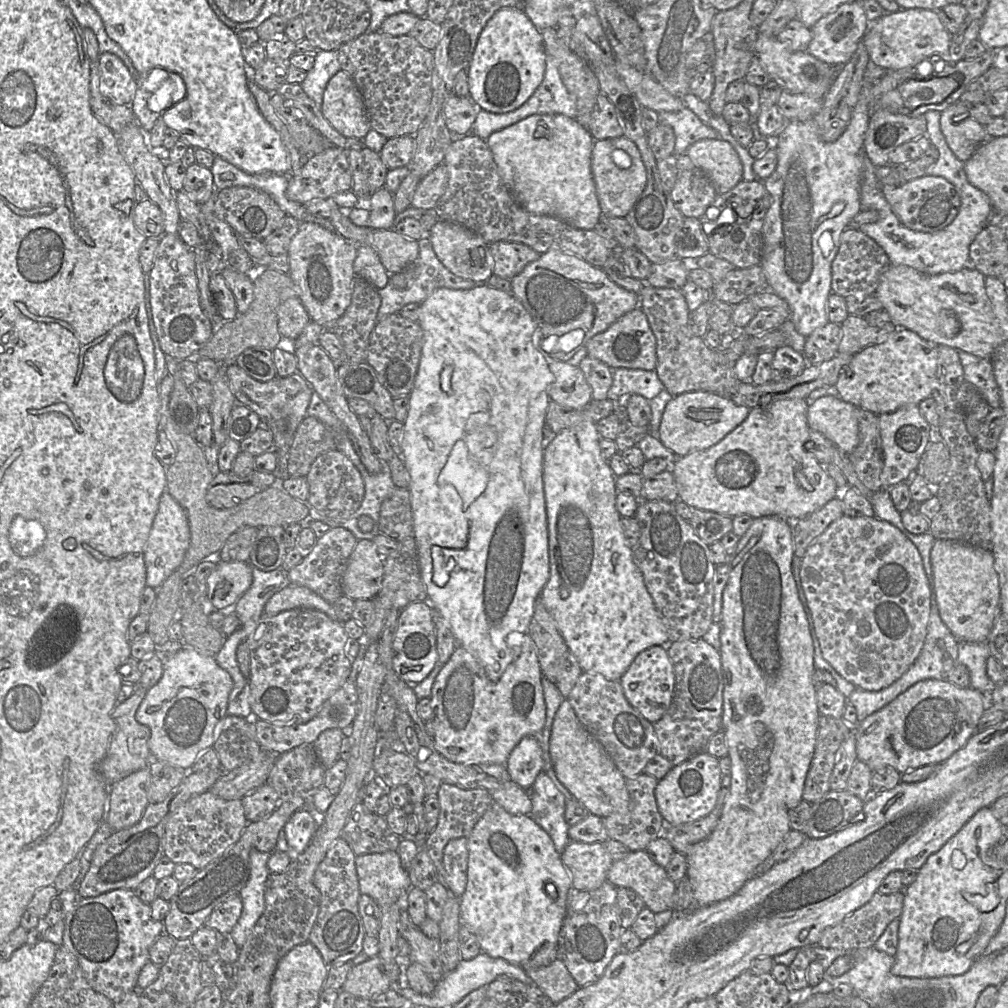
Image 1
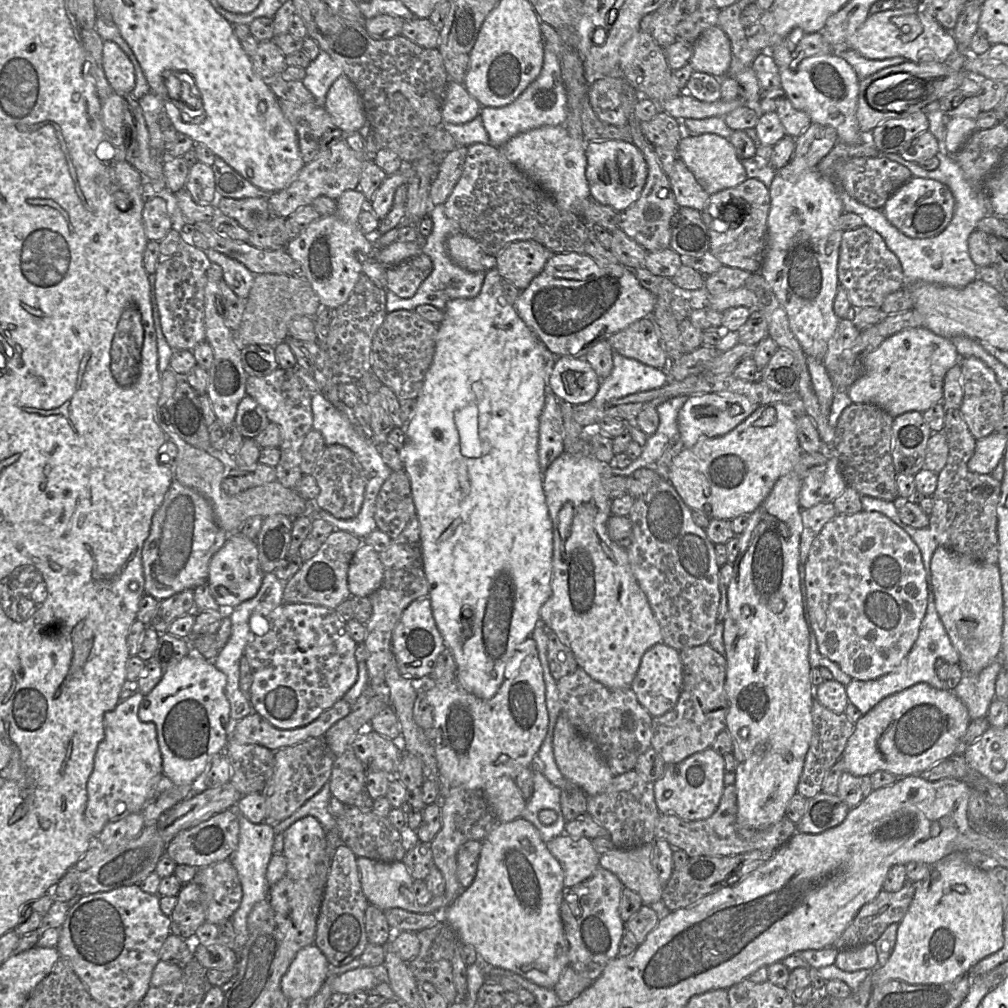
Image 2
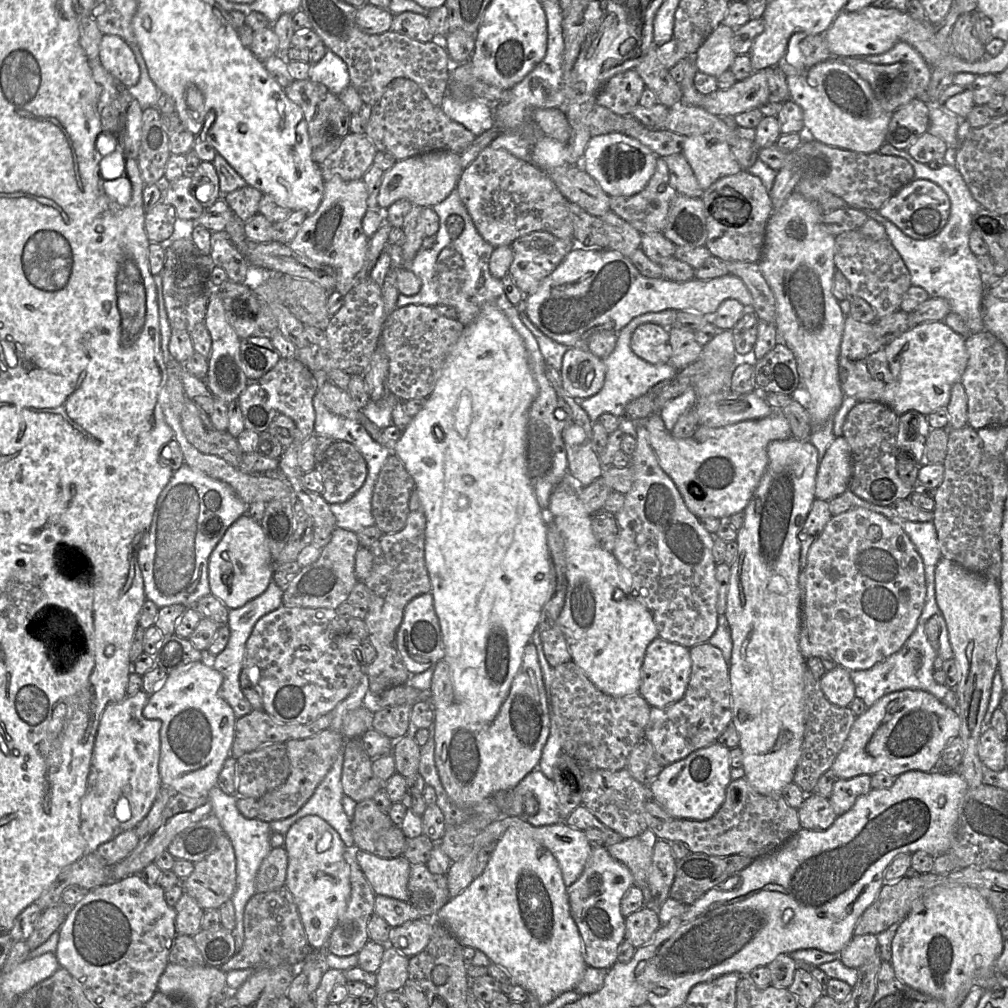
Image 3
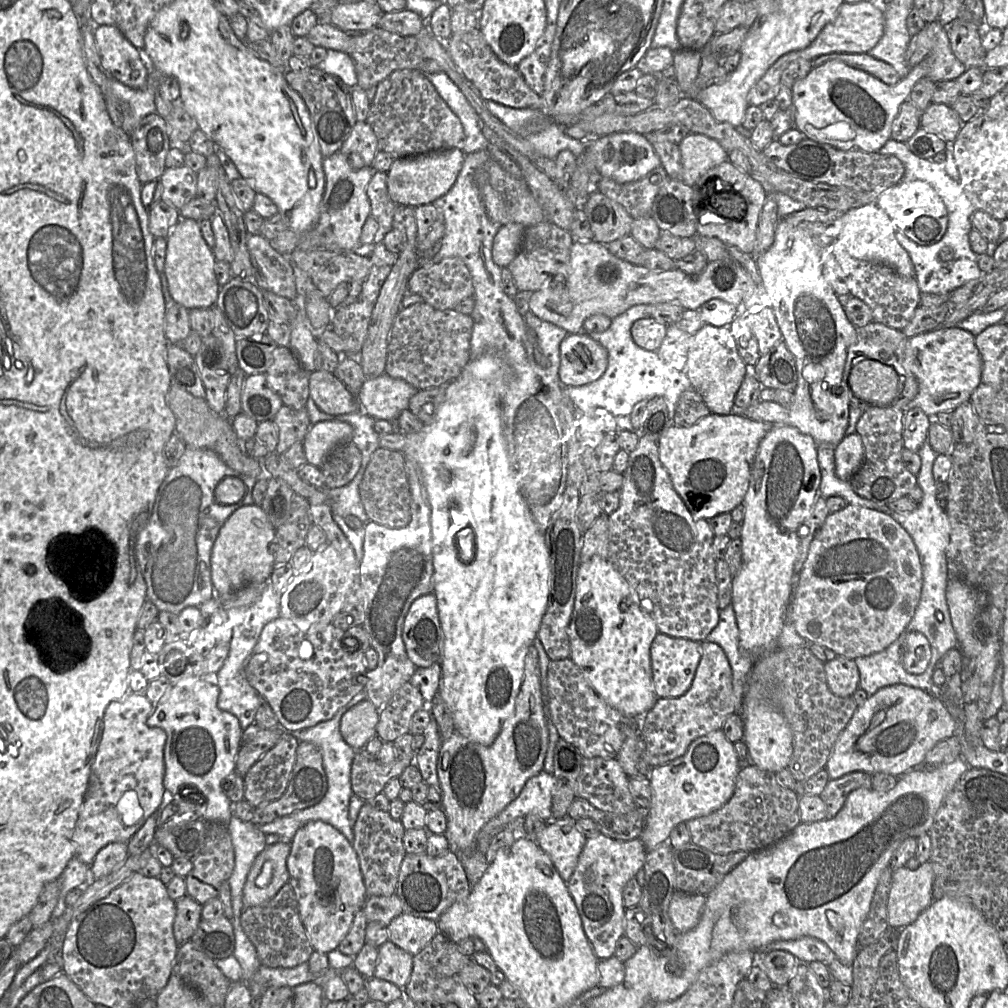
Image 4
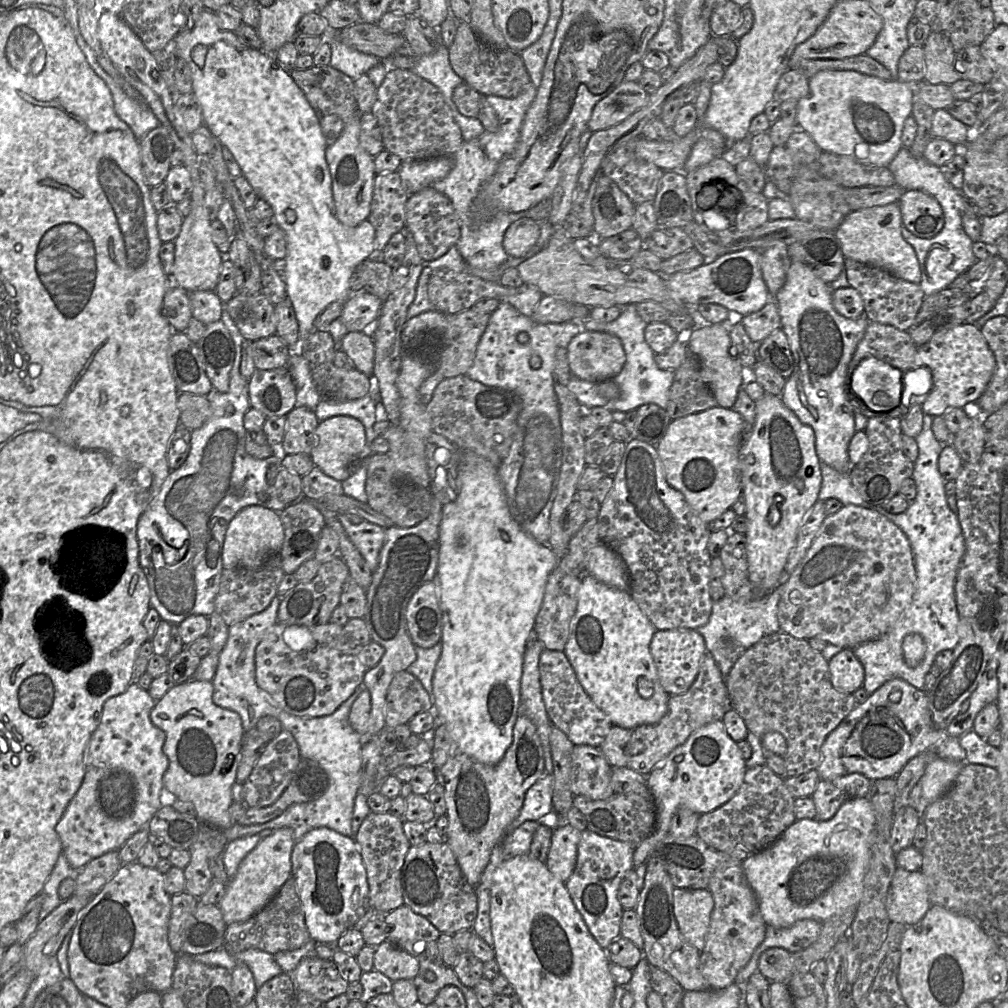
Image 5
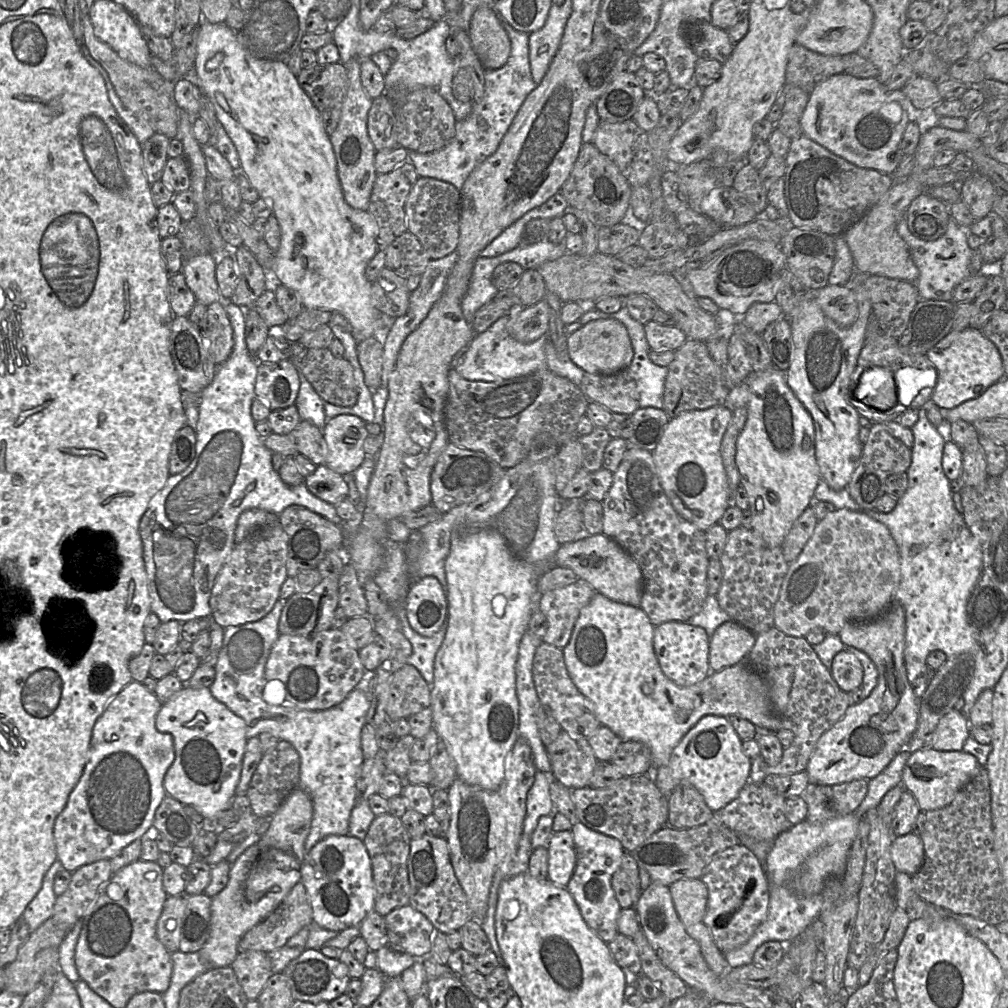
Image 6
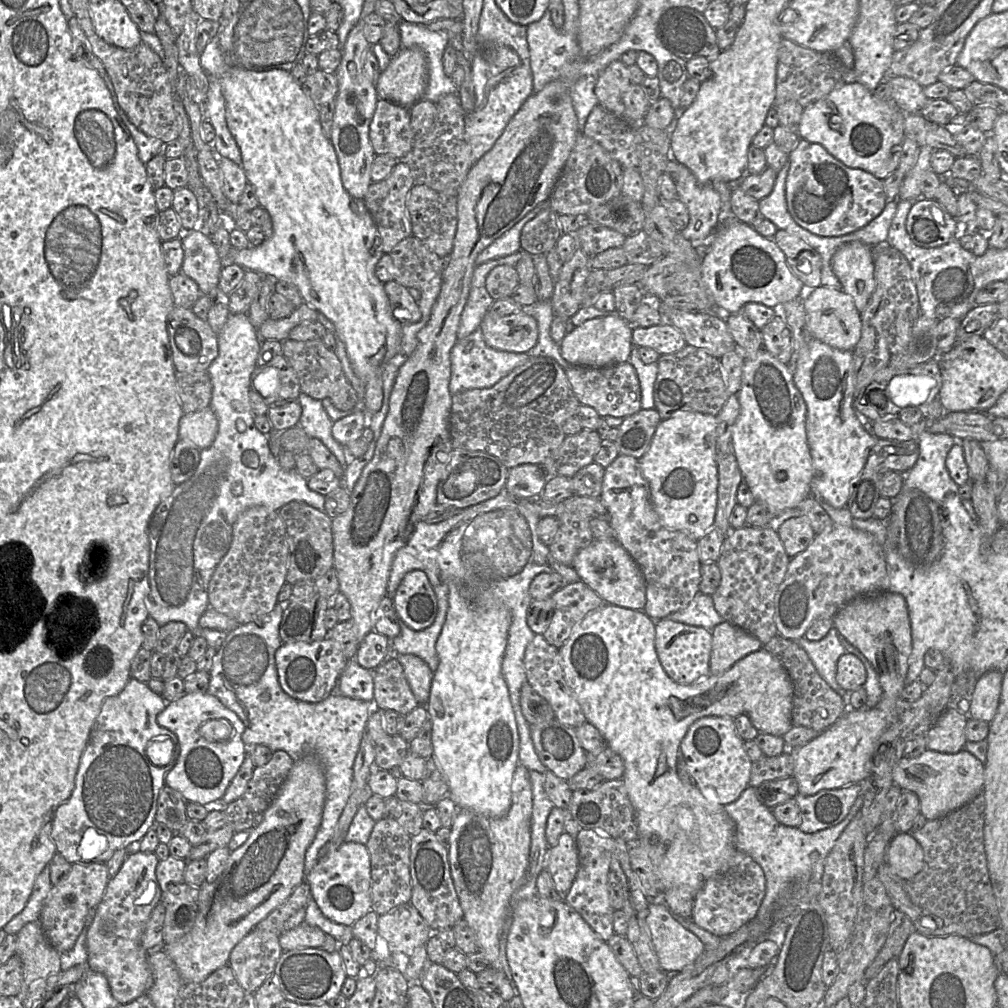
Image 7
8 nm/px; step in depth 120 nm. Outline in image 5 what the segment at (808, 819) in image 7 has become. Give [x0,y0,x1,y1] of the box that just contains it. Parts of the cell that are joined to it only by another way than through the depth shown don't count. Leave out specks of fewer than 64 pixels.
[811,773,872,819]

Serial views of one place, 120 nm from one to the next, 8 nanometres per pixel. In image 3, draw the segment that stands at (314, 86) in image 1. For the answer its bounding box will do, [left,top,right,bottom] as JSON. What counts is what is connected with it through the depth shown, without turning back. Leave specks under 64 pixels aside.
[309,50,351,95]

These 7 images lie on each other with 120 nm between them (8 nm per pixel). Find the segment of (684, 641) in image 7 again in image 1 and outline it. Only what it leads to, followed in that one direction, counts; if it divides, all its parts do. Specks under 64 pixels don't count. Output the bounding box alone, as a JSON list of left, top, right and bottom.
[619,646,675,723]

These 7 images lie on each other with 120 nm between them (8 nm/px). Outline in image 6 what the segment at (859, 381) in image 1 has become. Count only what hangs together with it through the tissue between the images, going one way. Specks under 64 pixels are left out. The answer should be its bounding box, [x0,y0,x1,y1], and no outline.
[925,327,1005,410]

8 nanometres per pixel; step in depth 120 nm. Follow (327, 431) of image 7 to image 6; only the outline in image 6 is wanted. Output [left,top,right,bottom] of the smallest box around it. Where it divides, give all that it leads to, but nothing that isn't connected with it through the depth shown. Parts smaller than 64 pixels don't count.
[294,375,328,430]

